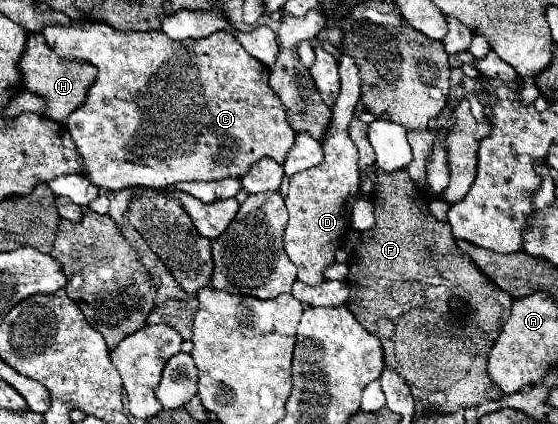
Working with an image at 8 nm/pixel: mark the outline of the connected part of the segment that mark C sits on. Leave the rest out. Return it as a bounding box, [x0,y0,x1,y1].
[43,23,295,191]

